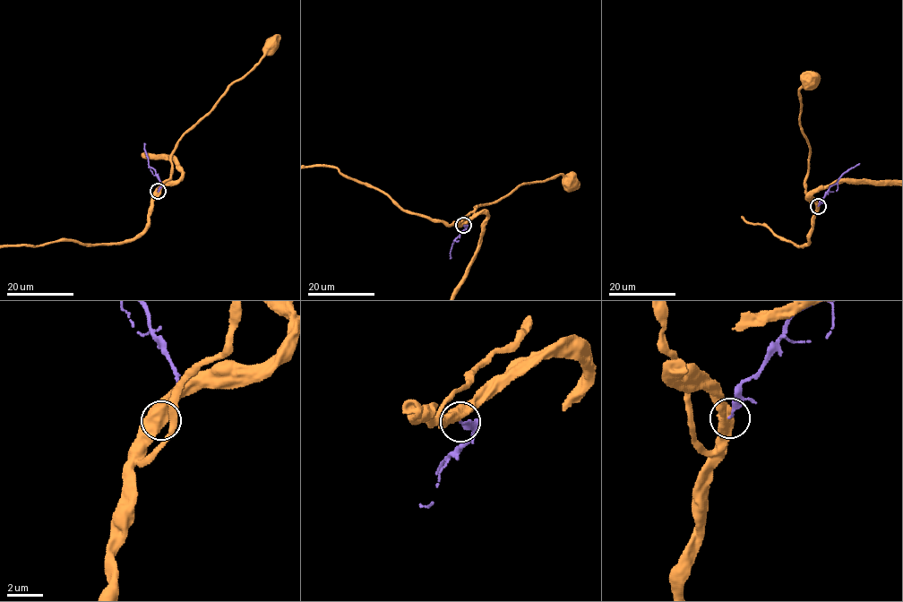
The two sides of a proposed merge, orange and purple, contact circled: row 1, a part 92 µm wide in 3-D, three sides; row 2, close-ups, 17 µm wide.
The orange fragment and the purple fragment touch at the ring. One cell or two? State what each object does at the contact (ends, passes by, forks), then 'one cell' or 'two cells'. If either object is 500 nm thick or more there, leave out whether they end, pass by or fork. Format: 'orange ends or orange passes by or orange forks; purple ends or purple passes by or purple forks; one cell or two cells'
two cells

